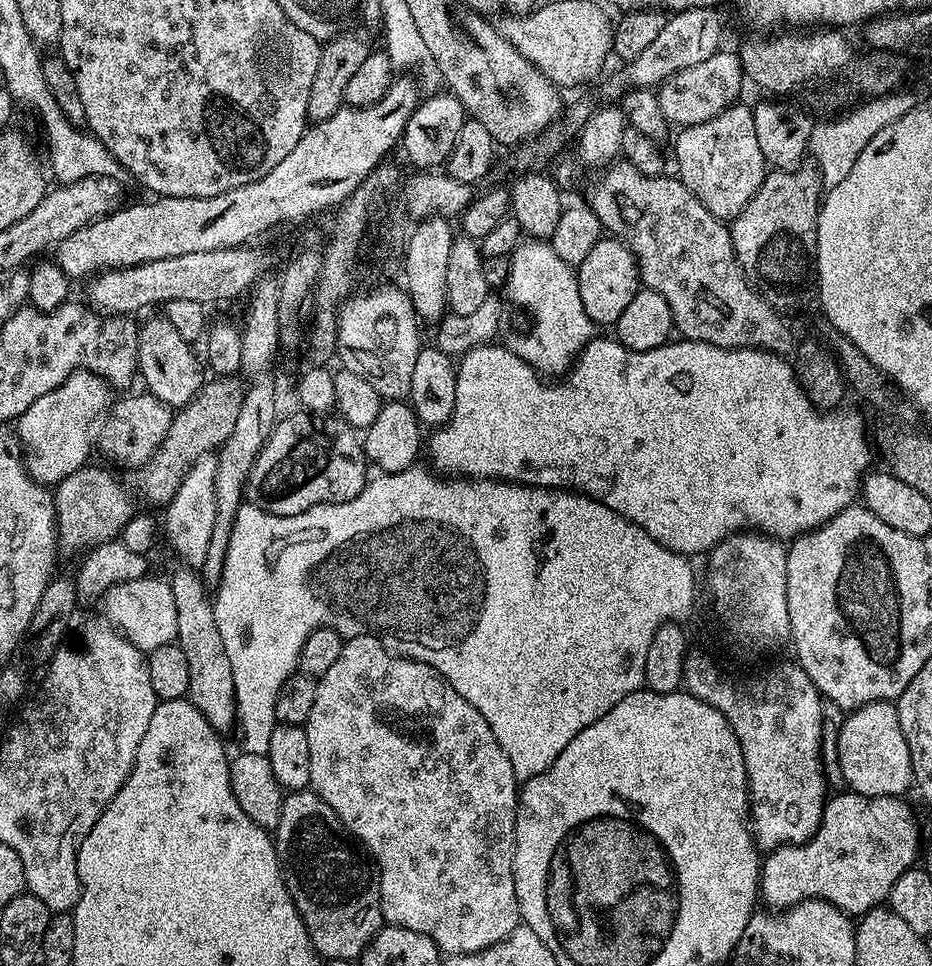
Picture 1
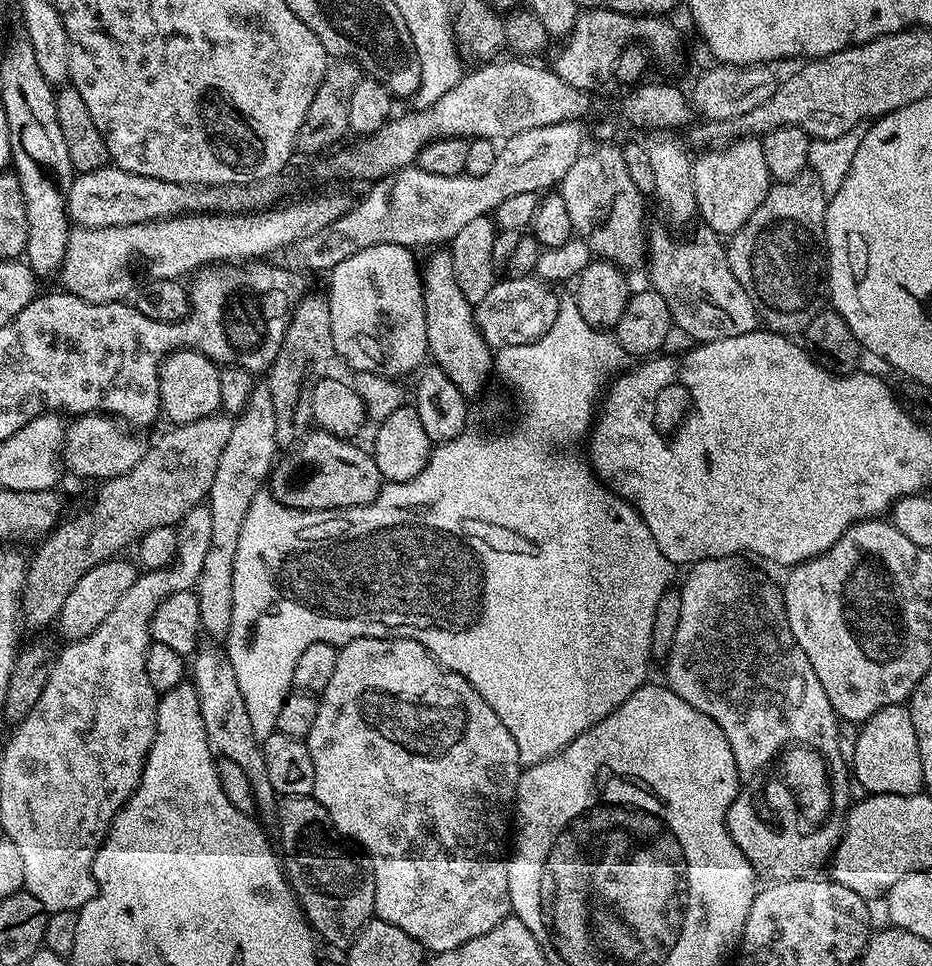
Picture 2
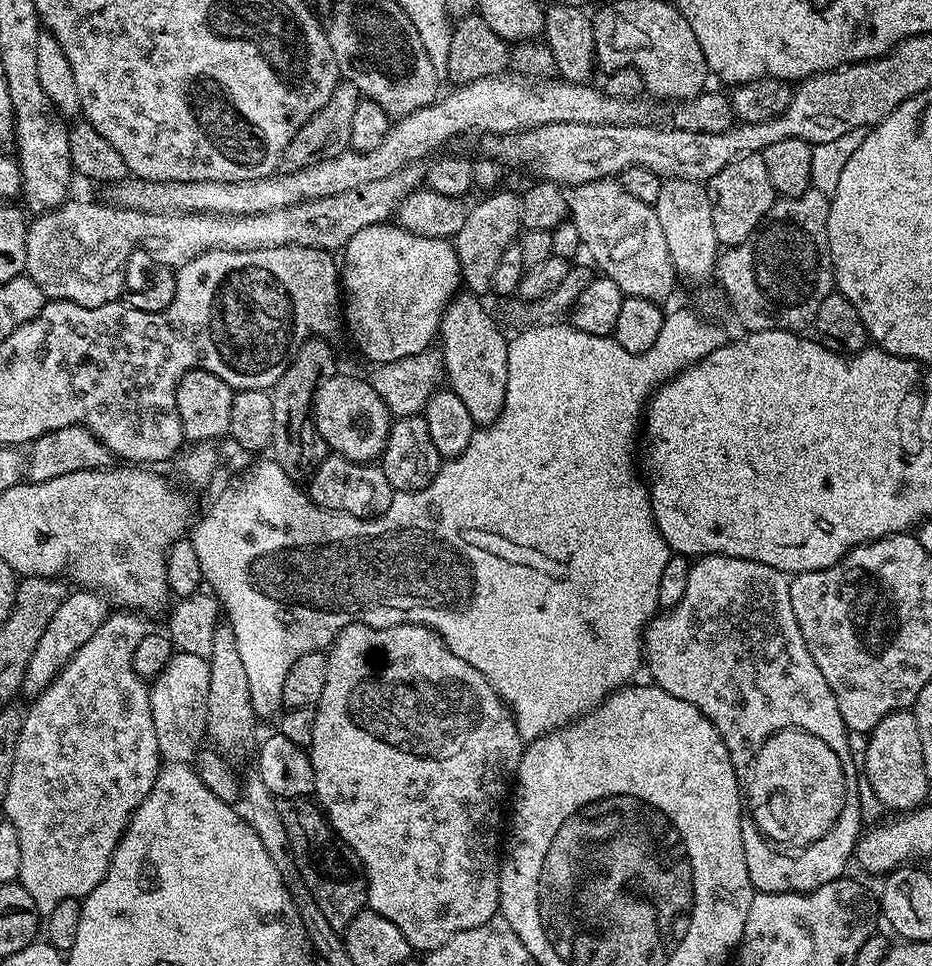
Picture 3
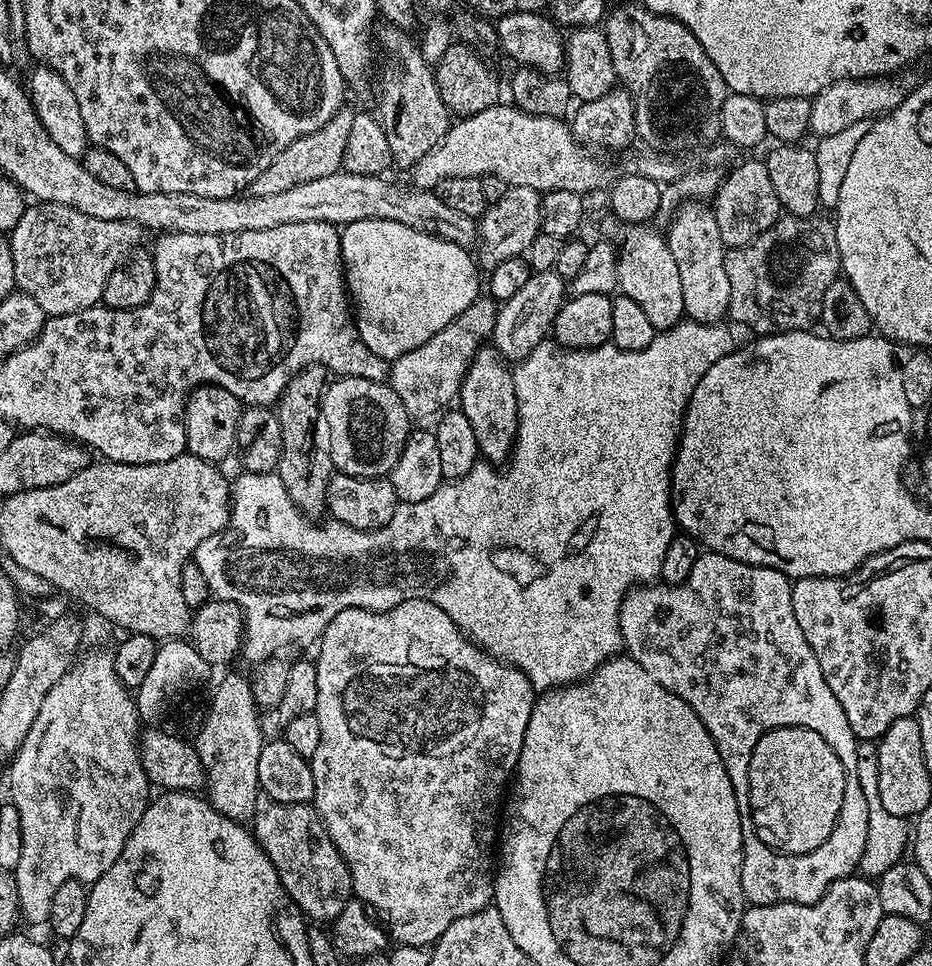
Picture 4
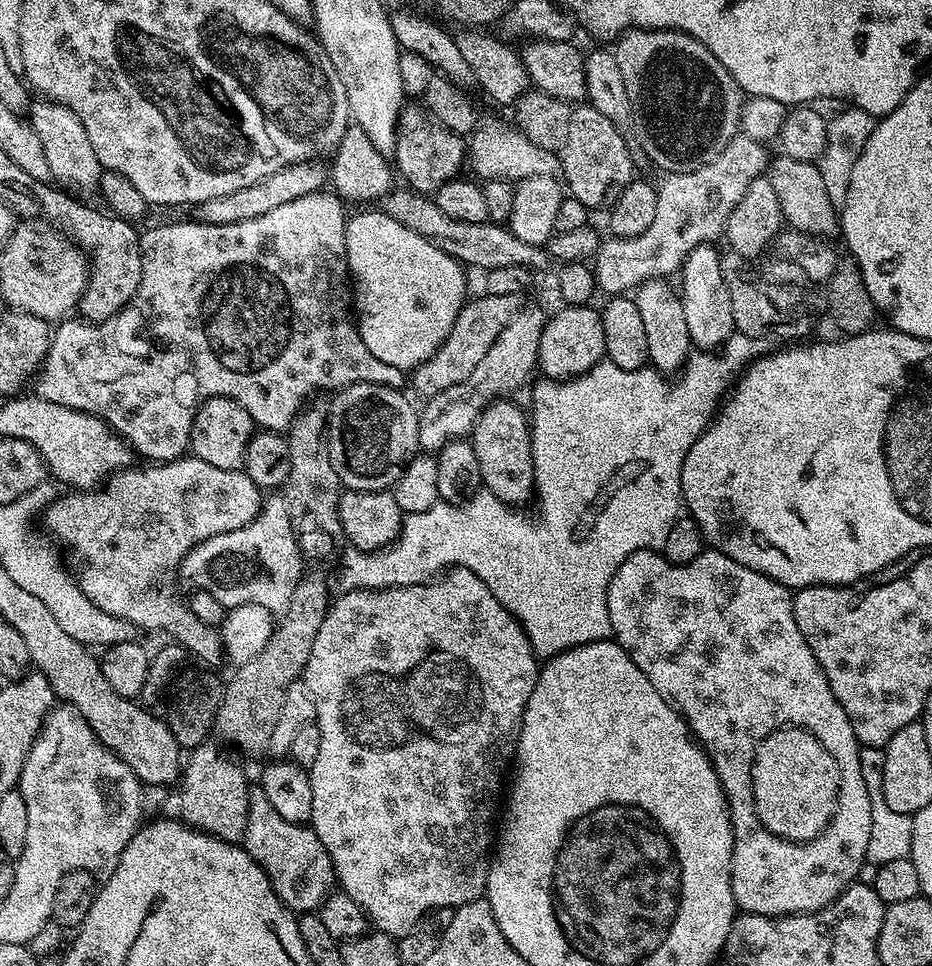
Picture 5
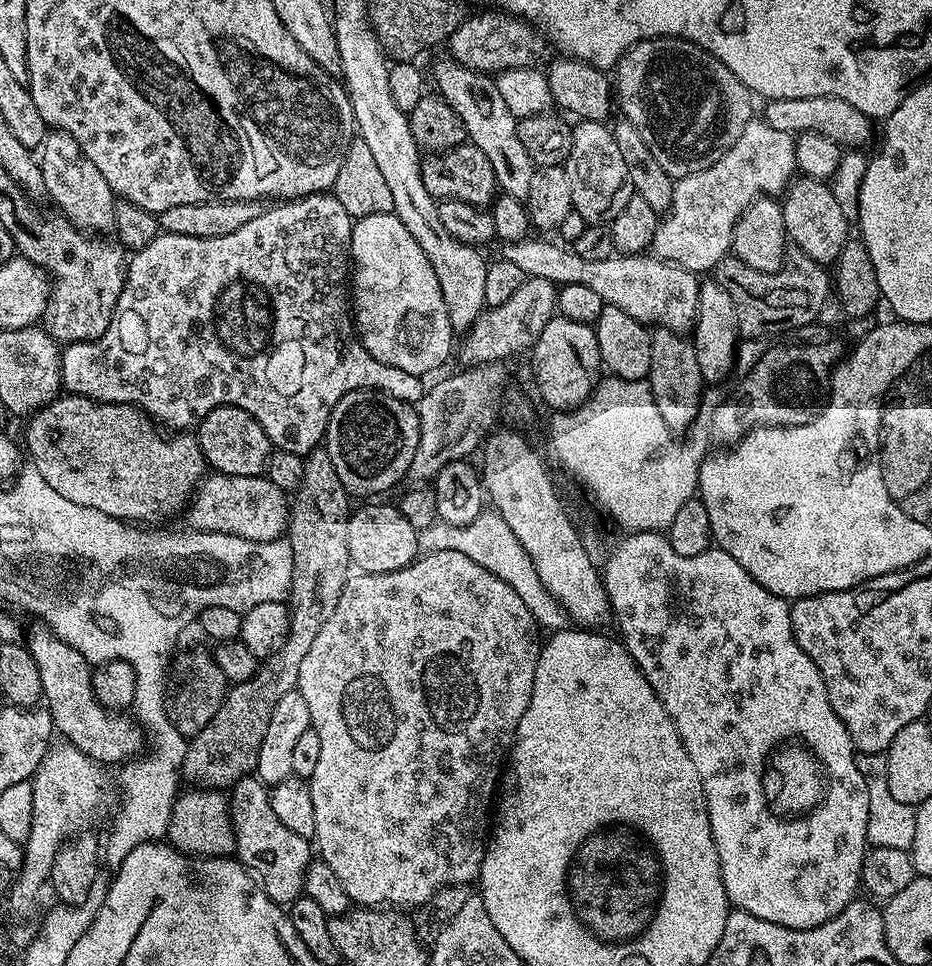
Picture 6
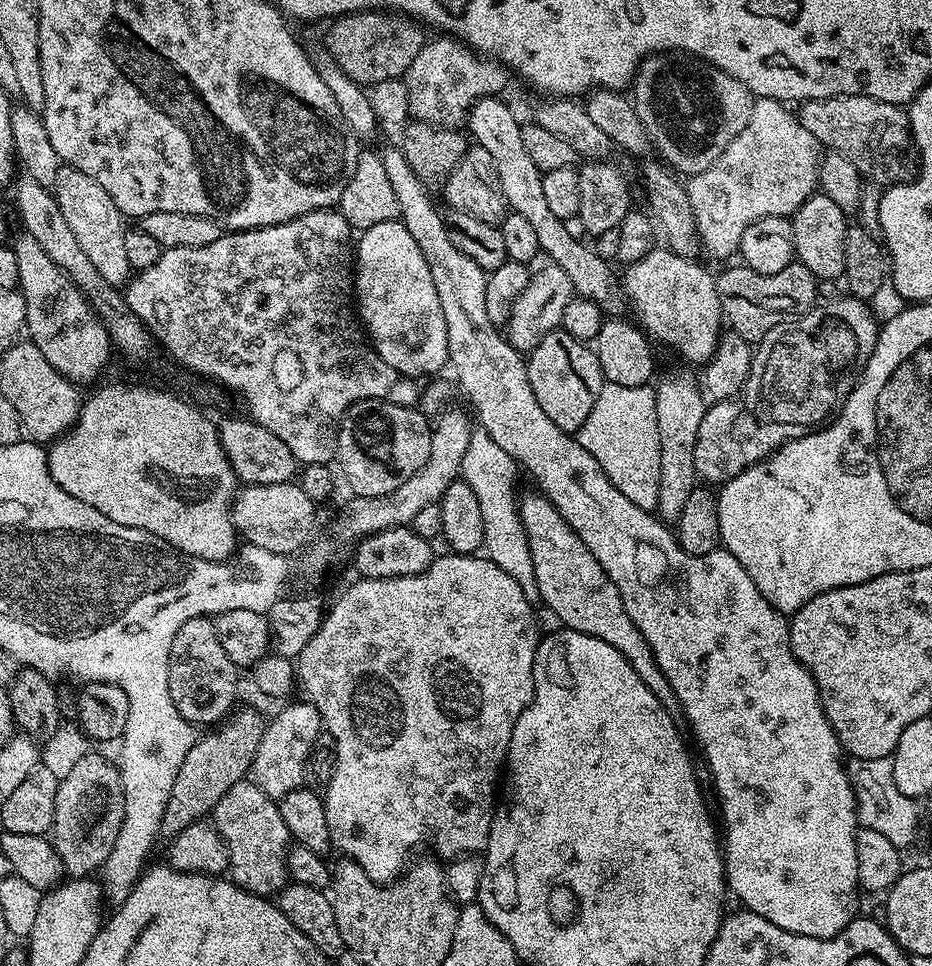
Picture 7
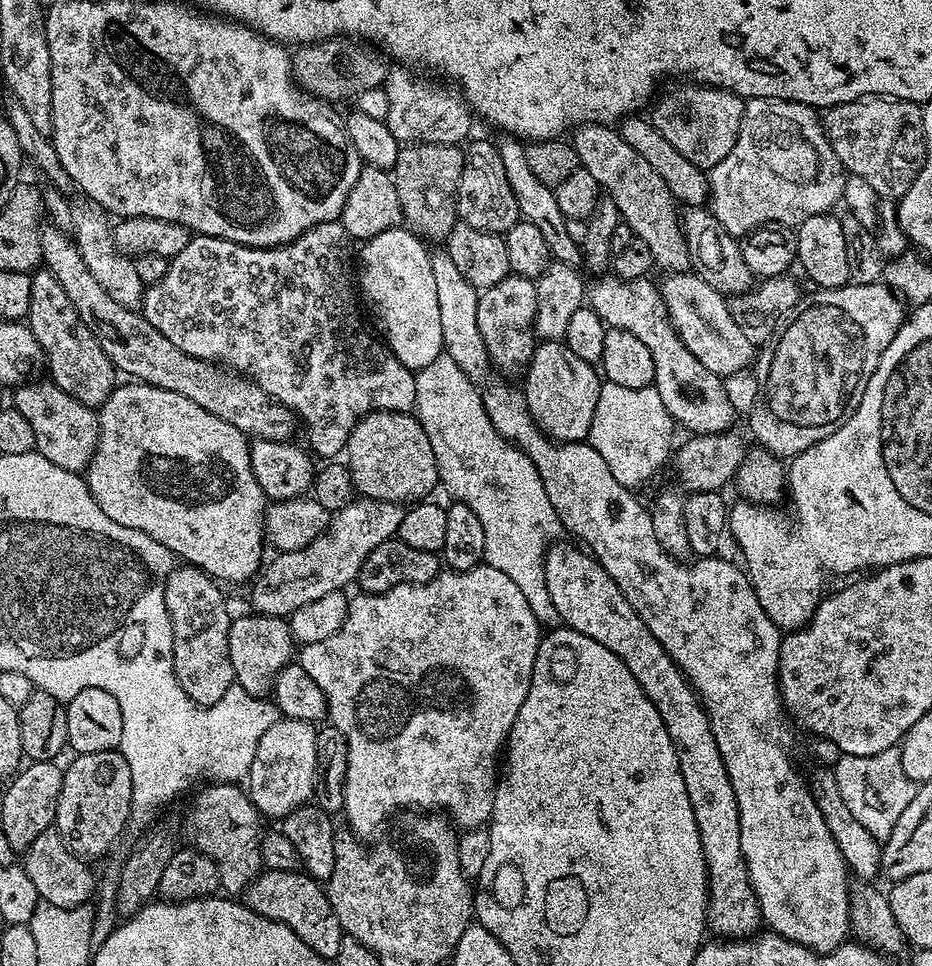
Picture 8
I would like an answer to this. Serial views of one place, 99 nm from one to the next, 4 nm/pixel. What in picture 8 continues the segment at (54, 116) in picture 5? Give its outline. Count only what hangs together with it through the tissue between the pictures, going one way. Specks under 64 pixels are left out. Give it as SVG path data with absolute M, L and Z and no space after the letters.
M77 203L74 207L73 233L90 274L94 274L94 278L98 278L98 282L102 282L106 294L110 294L110 298L114 298L114 302L118 302L118 306L139 309L144 302L146 285L142 282L142 278L138 278L135 259L125 256L116 247L116 239L112 237L113 225L108 224L108 220L110 221L109 213L94 203L83 203Z

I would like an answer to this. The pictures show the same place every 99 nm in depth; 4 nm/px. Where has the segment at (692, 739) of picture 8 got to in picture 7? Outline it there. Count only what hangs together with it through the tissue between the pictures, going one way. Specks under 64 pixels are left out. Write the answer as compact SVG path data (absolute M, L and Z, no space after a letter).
M532 490L529 496L521 495L518 500L520 521L528 535L530 558L534 562L534 578L540 591L540 600L558 619L564 628L582 634L590 634L594 638L602 638L602 642L614 646L630 666L634 666L634 674L650 686L650 690L660 699L662 706L672 710L677 707L676 695L666 682L666 674L658 666L646 638L630 622L630 614L626 614L626 606L622 606L622 594L618 594L618 586L610 582L606 570L586 550L586 542L570 530L566 518L558 514L558 510L539 491Z

